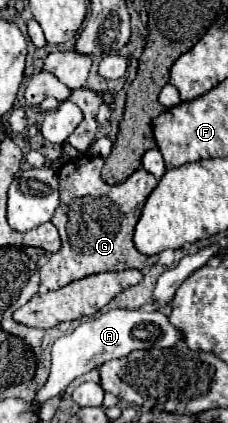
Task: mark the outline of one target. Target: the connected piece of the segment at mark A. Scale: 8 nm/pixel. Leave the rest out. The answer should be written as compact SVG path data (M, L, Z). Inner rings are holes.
M114 309L108 313L102 313L86 323L80 323L72 333L62 335L52 345L52 369L46 385L36 393L32 405L42 407L44 401L50 397L60 395L76 377L90 373L92 369L98 369L110 359L126 357L134 349L164 349L174 347L182 341L182 333L170 325L168 317L160 311L140 311L140 309Z

